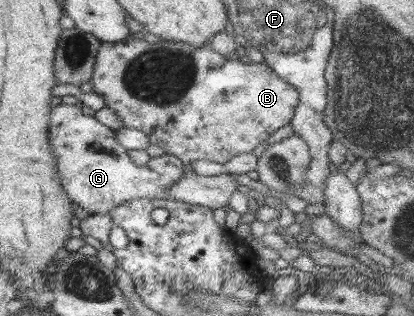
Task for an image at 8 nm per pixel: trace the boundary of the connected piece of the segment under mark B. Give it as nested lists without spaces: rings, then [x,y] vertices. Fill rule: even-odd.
[[[129,37],[121,42],[101,43],[97,58],[94,64],[94,70],[90,82],[93,83],[92,91],[103,96],[105,106],[115,110],[117,116],[123,120],[124,128],[133,128],[143,132],[148,137],[151,145],[159,146],[166,154],[177,156],[185,167],[189,167],[197,160],[207,160],[209,162],[226,164],[229,160],[244,153],[252,153],[260,144],[263,144],[277,132],[281,127],[292,122],[295,110],[299,104],[299,93],[294,86],[285,82],[277,76],[265,62],[263,63],[243,63],[242,61],[231,60],[219,52],[213,50],[209,44],[204,46],[189,46],[185,42],[169,41],[159,39],[155,43],[147,42],[145,39]]]

